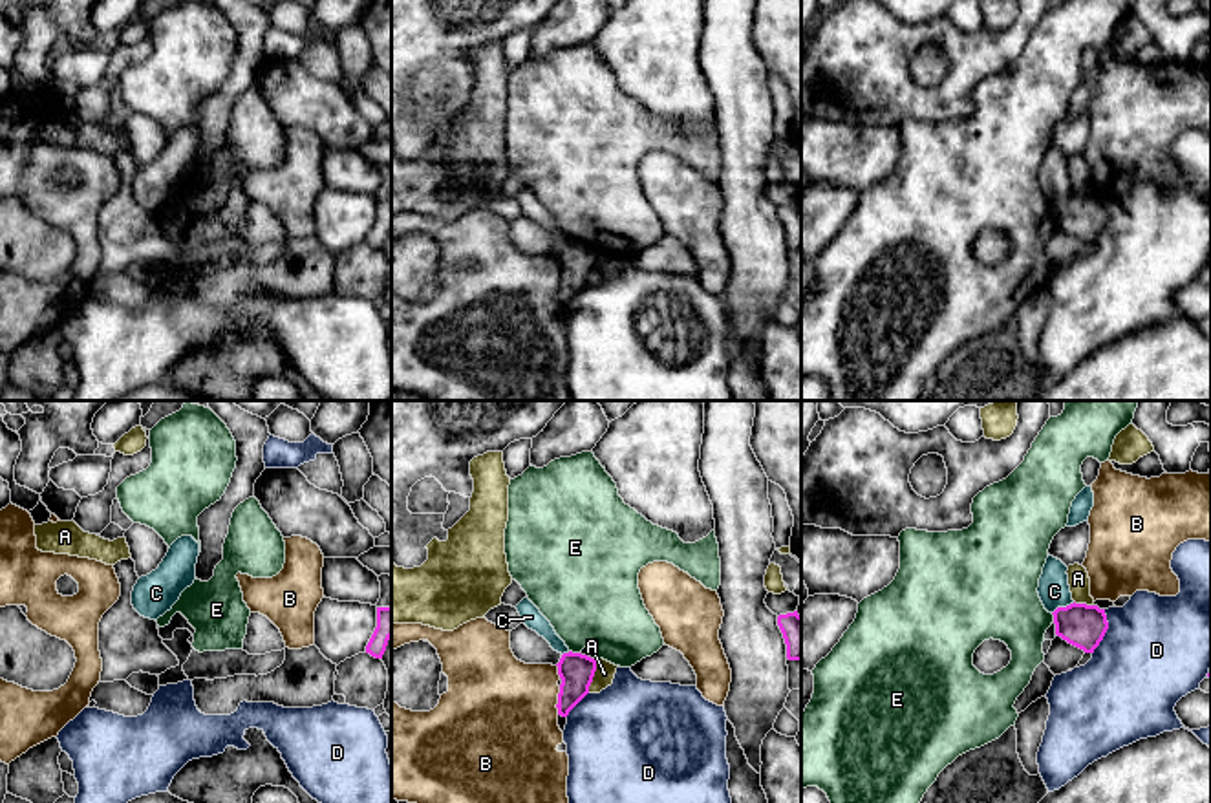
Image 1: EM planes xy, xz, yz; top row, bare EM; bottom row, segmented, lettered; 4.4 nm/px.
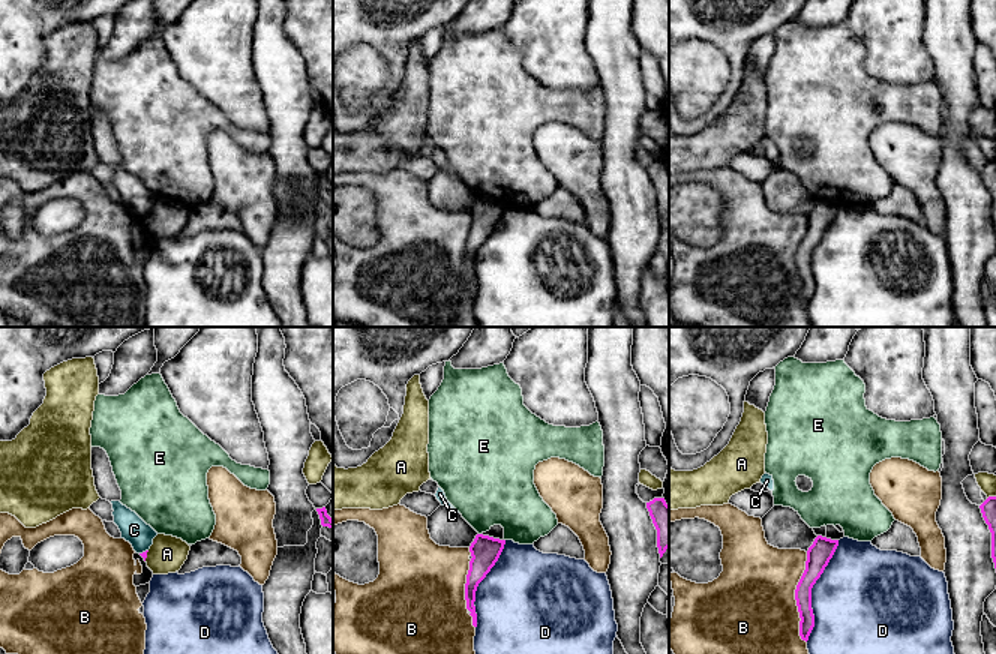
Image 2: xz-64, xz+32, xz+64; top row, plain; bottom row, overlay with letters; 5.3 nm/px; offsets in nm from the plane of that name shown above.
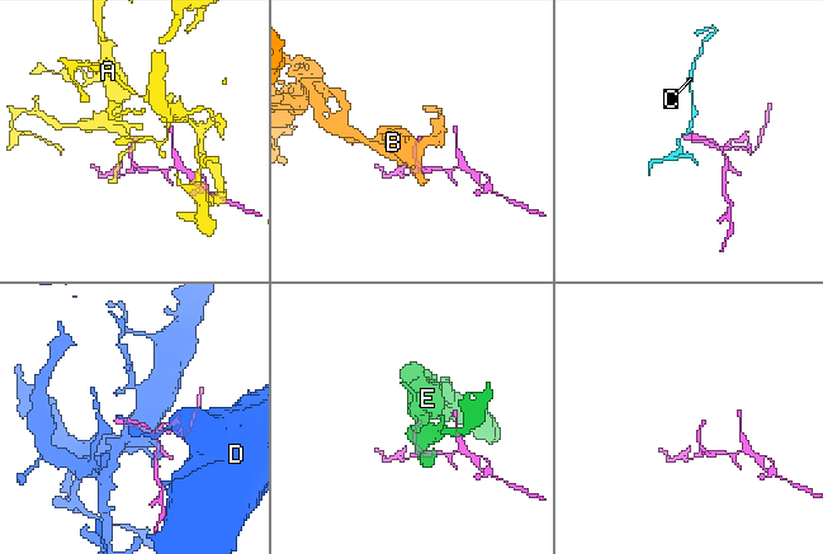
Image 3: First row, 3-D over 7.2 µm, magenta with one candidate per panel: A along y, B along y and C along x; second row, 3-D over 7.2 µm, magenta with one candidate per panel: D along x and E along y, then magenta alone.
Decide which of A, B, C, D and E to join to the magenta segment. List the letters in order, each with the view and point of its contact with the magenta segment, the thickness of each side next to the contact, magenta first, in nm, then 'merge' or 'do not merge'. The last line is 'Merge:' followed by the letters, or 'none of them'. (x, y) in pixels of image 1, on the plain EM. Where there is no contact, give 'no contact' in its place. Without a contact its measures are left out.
A: xz (593, 266) | 150/90 nm | do not merge
B: xz (558, 291) | 150/480 nm | do not merge
C: yz (1063, 198) | 190/140 nm | do not merge
D: yz (1105, 222) | 190/480 nm | do not merge
E: xz (575, 244) | 150/400 nm | do not merge
Merge: none of them

